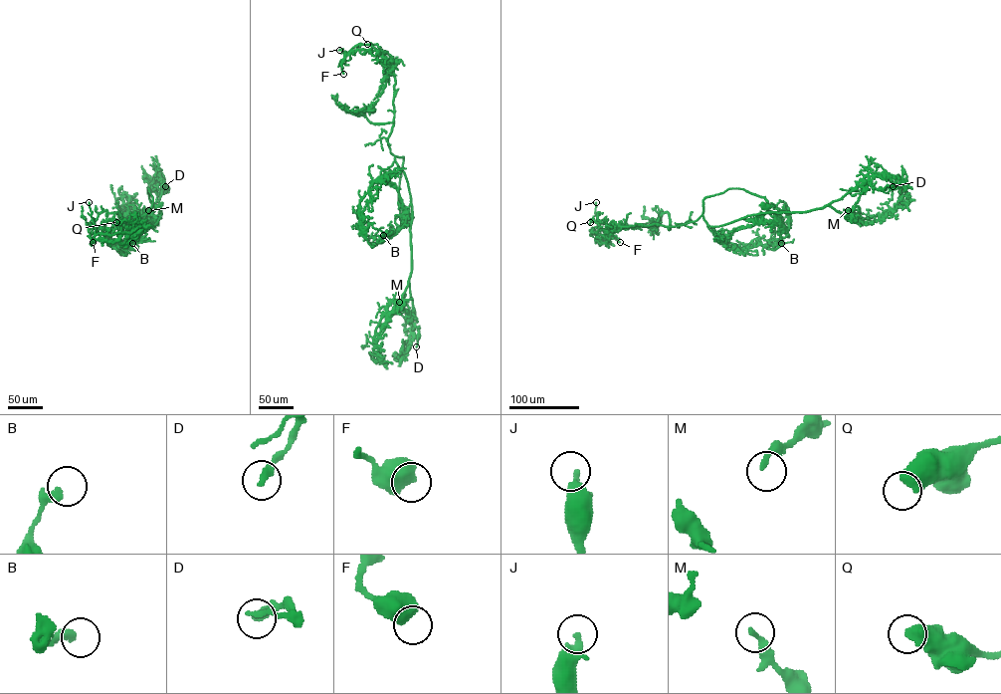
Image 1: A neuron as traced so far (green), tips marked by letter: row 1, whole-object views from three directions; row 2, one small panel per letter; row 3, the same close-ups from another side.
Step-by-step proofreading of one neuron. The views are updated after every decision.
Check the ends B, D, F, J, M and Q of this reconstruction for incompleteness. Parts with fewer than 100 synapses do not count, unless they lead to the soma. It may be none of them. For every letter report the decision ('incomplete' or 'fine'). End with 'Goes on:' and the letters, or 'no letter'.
B: fine
D: fine
F: fine
J: fine
M: fine
Q: fine
Goes on: no letter

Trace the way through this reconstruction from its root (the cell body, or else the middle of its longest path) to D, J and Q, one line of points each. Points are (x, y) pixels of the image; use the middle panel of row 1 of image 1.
D: (409, 221), (400, 218), (403, 156), (395, 156), (412, 206), (409, 282), (420, 335), (416, 346)
J: (409, 221), (400, 219), (398, 205), (403, 156), (393, 155), (387, 142), (391, 64), (366, 44), (339, 50)
Q: (409, 221), (400, 219), (398, 205), (403, 156), (393, 155), (387, 142), (394, 71), (378, 45), (367, 44)

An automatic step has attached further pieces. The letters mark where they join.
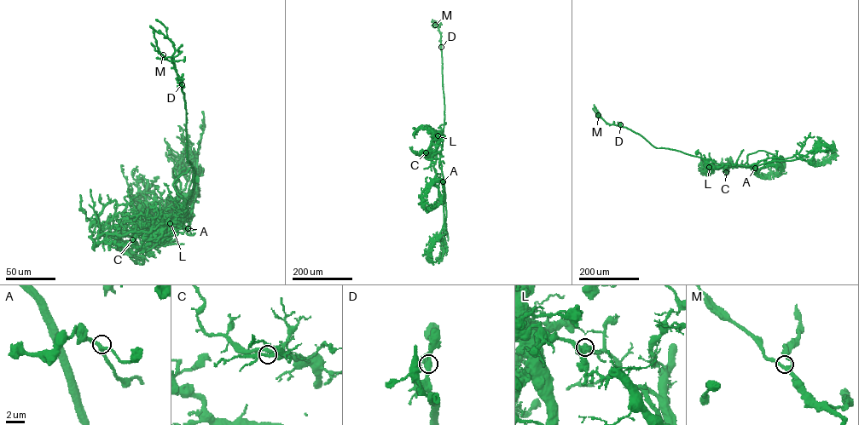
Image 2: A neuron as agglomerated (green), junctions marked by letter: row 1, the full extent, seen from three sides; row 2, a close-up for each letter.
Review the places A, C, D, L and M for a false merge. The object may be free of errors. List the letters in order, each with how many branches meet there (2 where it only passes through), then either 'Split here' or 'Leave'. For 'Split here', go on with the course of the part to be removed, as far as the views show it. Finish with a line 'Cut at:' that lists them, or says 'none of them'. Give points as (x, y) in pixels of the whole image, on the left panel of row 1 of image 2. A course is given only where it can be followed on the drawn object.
A: Branches: 3. Leave
C: Branches: 2. Leave
D: Branches: 3. Leave
L: Branches: 3. Split here. Course of the part to remove: (170, 223), (184, 218), (194, 172), (187, 160), (173, 44), (155, 20)
M: Branches: 3. Leave
Cut at: L

